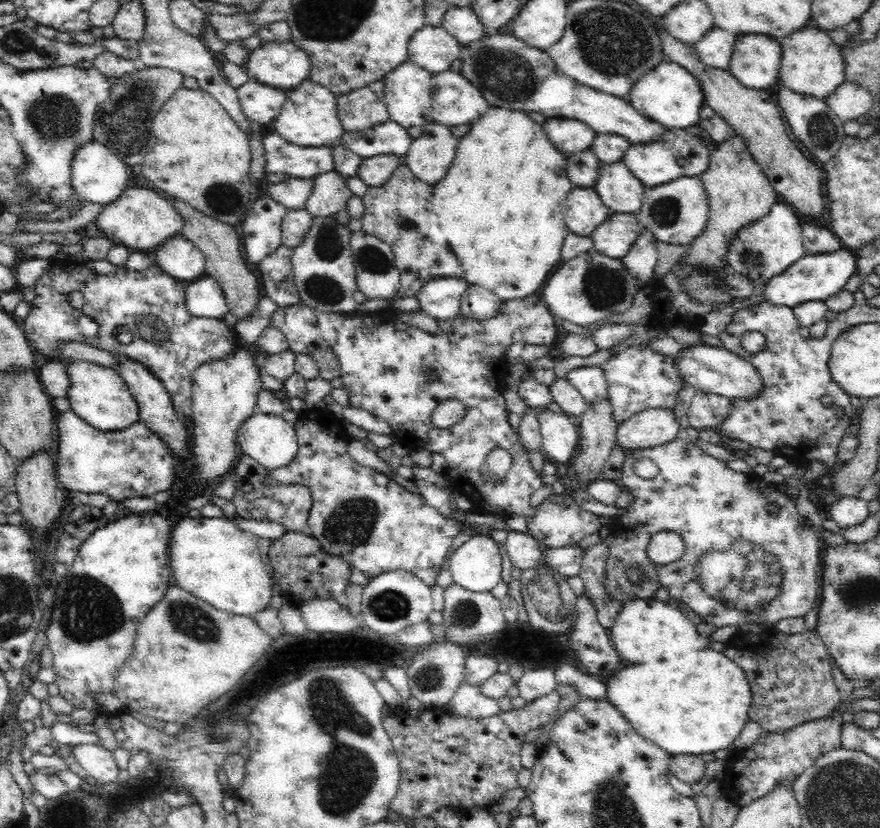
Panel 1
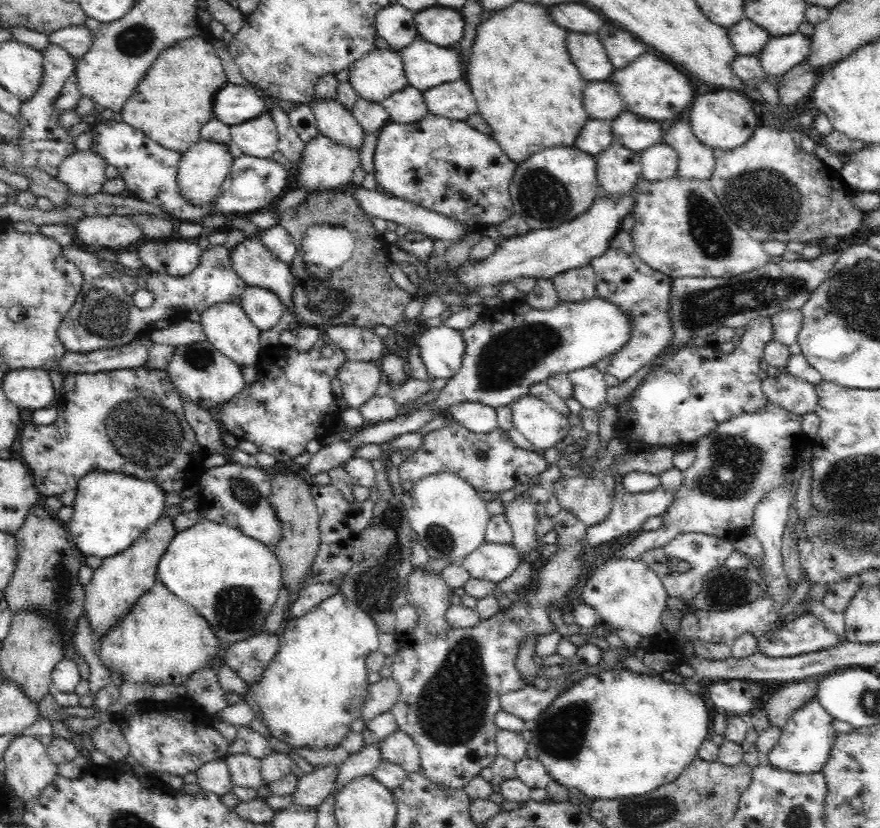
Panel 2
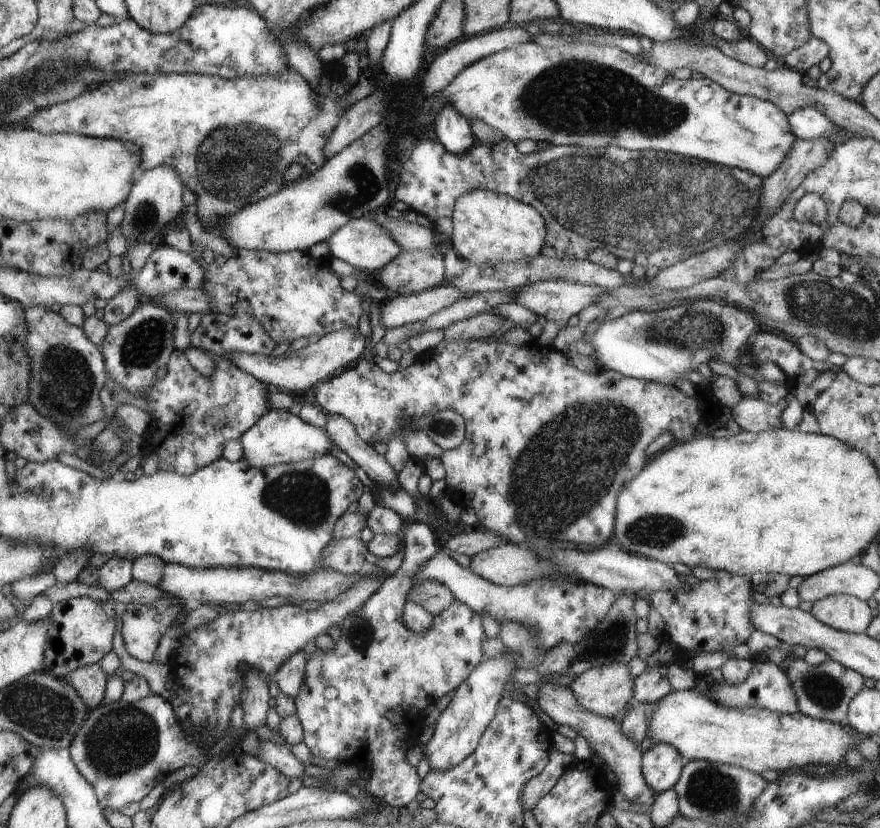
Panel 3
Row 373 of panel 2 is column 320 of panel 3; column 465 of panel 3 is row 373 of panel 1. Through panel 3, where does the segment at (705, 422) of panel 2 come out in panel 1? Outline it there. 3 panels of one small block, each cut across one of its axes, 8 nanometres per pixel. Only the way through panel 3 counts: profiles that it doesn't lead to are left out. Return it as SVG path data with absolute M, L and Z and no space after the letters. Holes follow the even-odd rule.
M648 346L628 348L618 358L610 360L600 368L604 370L608 380L612 420L616 426L624 426L630 418L634 418L638 412L644 412L648 408L674 410L676 394L686 386L678 376L678 368L674 368L674 358L664 358L660 354L654 354Z

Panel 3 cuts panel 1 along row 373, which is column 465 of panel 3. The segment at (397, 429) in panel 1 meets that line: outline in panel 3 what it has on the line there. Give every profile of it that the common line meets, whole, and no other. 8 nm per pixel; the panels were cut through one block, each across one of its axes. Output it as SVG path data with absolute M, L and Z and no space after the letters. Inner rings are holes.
M441 340L433 350L429 352L417 352L417 358L413 360L411 366L403 368L403 370L395 370L393 374L385 374L377 368L377 364L373 364L371 360L367 360L365 356L361 356L357 360L357 366L343 370L339 376L331 376L325 378L319 386L317 386L317 402L319 402L319 410L323 410L325 414L337 414L337 416L345 416L345 420L349 420L355 428L355 432L361 436L363 442L367 444L375 444L375 442L389 442L393 438L397 424L397 416L403 412L403 416L407 418L419 418L425 412L441 412L441 410L455 410L455 414L463 416L465 420L465 438L459 446L455 446L453 450L443 450L441 446L437 446L427 434L423 432L415 432L413 428L405 430L405 444L407 450L411 454L411 458L415 458L417 462L423 464L425 458L439 458L445 466L445 482L447 482L447 498L459 498L461 506L471 508L477 516L477 526L483 528L485 532L497 534L499 538L503 538L505 544L509 546L519 546L523 550L545 550L545 548L553 548L553 546L567 546L567 548L583 548L583 550L593 550L593 548L601 548L603 542L607 540L607 536L611 534L611 528L615 526L615 496L619 486L625 480L631 480L645 464L647 464L647 456L645 450L647 446L665 430L669 430L673 434L673 442L685 442L691 440L693 436L697 436L695 426L699 424L699 420L711 418L705 402L699 402L695 398L687 398L683 392L675 390L675 388L667 388L661 386L657 382L647 382L647 380L637 380L637 378L627 378L619 372L613 370L599 370L597 374L587 374L587 372L579 372L577 368L567 364L567 356L563 352L557 352L557 348L553 346L513 346L509 342L501 342L501 340L459 340L459 342L445 342Z

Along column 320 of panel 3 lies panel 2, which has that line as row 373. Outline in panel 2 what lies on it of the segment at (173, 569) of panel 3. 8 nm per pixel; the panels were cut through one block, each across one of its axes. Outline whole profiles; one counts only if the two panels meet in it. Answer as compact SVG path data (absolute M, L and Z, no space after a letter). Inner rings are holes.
M596 366L576 370L568 376L574 386L574 400L578 400L584 410L596 410L606 402L610 386L604 382L604 374Z

